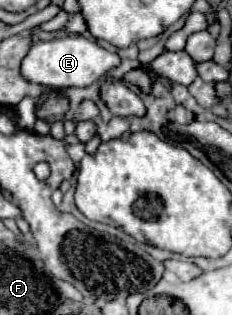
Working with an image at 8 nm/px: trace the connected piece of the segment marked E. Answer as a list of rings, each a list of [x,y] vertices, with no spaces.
[[[66,34],[64,38],[54,38],[48,42],[34,42],[22,60],[20,74],[28,82],[42,84],[56,90],[86,88],[98,82],[110,68],[118,64],[120,64],[120,56],[104,50],[94,40],[88,40],[80,34]]]

